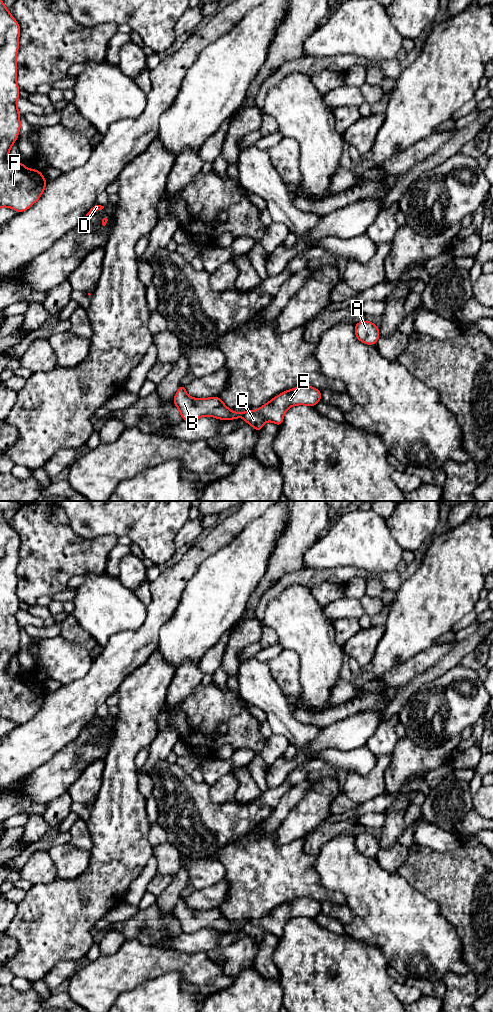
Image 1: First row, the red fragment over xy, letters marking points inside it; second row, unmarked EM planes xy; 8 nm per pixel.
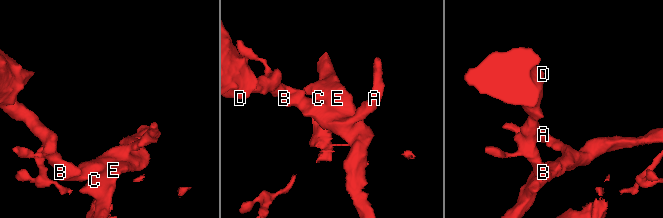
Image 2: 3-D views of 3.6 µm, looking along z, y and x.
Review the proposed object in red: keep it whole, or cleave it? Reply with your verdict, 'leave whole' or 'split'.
split

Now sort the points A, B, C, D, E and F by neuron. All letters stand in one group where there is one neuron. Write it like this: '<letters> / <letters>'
A B D F / C E

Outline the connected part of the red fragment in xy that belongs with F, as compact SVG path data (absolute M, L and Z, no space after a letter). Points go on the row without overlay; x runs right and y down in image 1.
M0 510L0 719L9 719L18 725L26 723L39 712L47 695L40 682L26 680L21 673L16 676L8 673L10 661L21 640L20 624L17 620L20 600L17 596L16 575L19 546L19 535Z

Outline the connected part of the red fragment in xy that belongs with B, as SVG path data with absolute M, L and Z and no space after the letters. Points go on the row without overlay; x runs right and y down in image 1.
M181 897L173 911L180 923L183 933L194 933L204 928L221 932L232 932L243 929L243 924L231 923L218 908L196 911L186 905L186 898Z

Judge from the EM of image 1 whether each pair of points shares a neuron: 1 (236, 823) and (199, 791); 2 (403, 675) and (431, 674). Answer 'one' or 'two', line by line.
1: one
2: two

